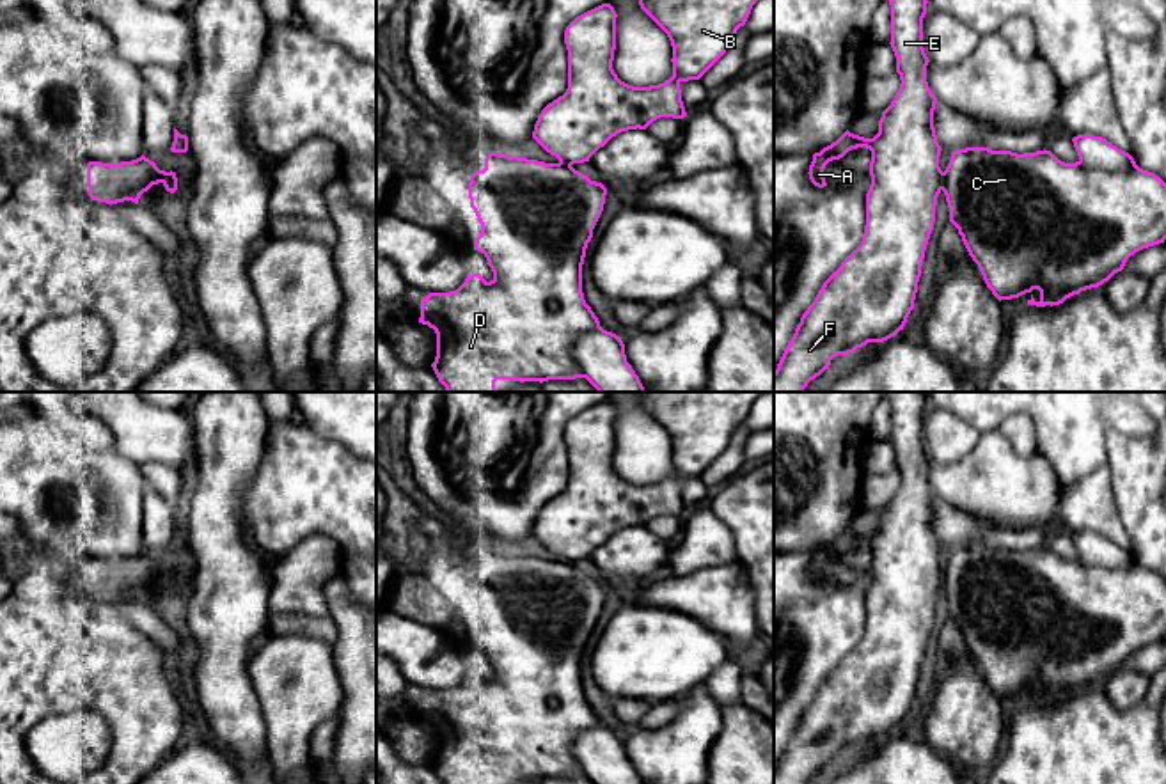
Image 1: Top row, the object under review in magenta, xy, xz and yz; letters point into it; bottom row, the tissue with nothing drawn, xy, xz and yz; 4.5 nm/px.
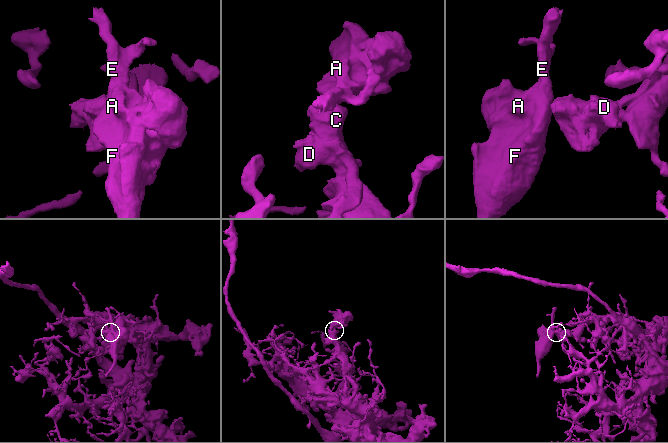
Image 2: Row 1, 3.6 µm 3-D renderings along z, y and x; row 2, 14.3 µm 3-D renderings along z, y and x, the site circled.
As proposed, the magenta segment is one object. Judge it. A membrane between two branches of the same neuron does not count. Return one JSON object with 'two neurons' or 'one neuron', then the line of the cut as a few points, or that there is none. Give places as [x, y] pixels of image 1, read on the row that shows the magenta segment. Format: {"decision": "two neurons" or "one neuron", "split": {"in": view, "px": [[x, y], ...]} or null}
{"decision": "two neurons", "split": {"in": "yz", "px": [[945, 172], [941, 188]]}}

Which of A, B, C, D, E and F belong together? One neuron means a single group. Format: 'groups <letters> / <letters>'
groups A B E F / C D

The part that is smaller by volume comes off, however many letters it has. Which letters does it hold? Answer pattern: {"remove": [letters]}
{"remove": ["A", "B", "E", "F"]}

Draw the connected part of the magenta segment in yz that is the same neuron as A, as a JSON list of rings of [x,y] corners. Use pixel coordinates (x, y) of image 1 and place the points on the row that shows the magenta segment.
[[[889,0],[891,48],[896,57],[900,89],[882,112],[878,133],[864,138],[848,129],[831,145],[813,154],[809,179],[815,186],[827,186],[823,169],[848,151],[871,151],[871,184],[866,193],[866,225],[861,245],[823,282],[815,302],[802,314],[777,369],[774,392],[804,392],[838,355],[855,353],[868,342],[884,342],[903,330],[918,293],[925,250],[934,231],[937,197],[944,184],[939,167],[941,145],[934,128],[937,98],[926,82],[928,57],[923,48],[923,18],[928,0]]]

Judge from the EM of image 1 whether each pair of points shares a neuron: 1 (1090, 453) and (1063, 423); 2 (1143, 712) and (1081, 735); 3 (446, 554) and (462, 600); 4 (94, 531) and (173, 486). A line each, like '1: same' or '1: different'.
1: same
2: same
3: same
4: different

